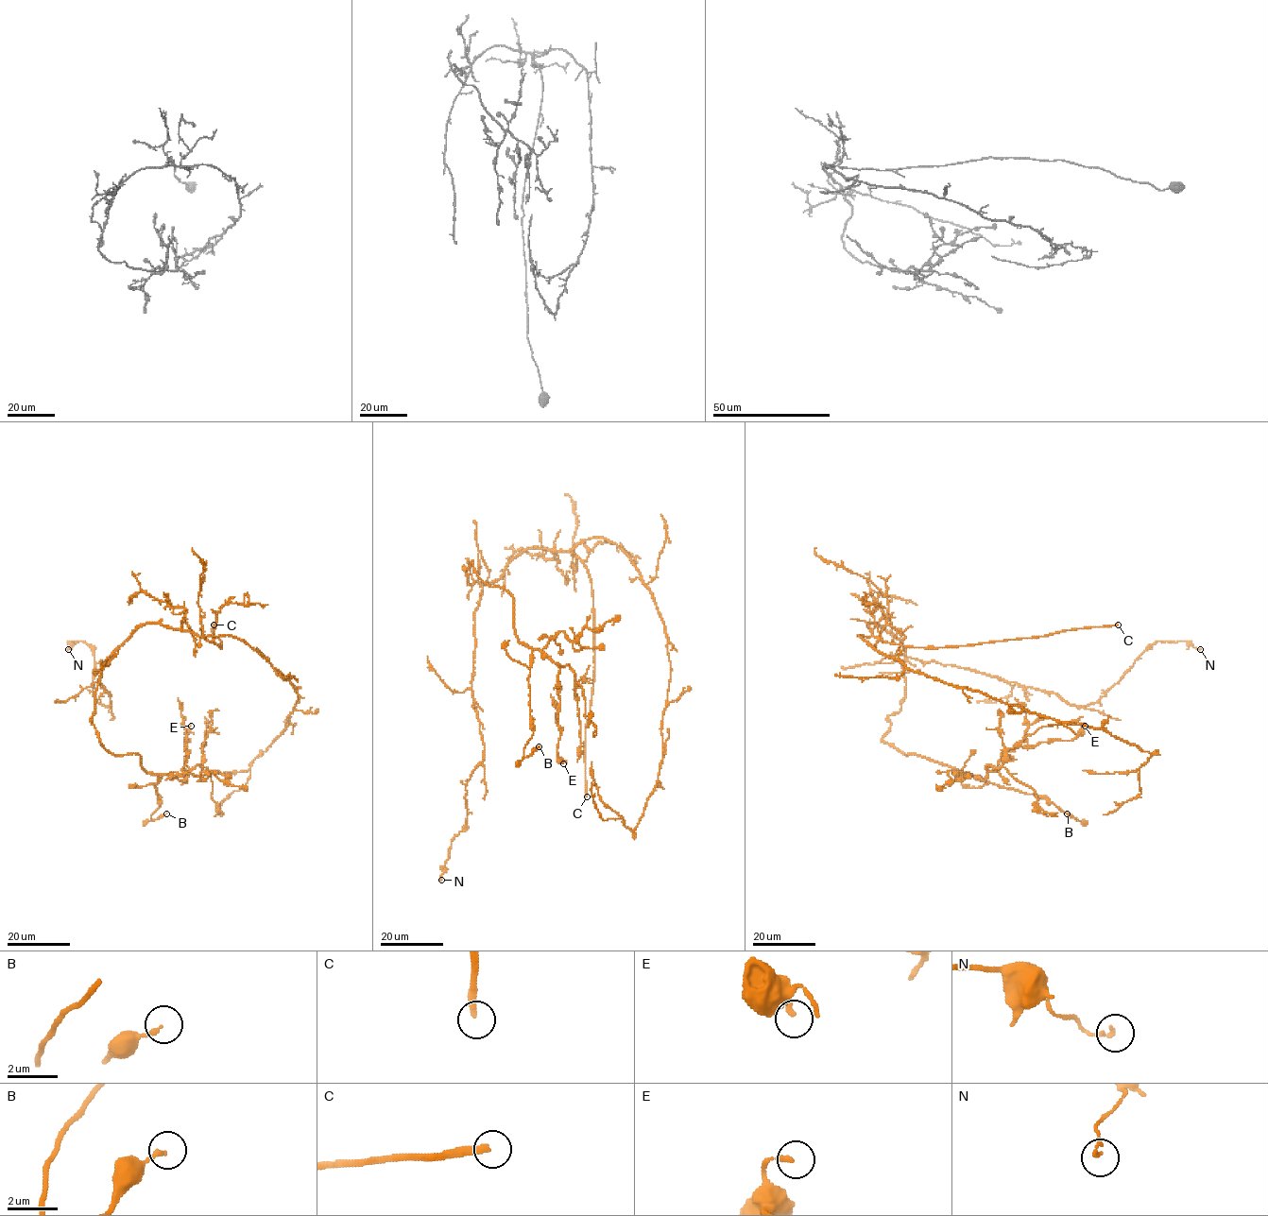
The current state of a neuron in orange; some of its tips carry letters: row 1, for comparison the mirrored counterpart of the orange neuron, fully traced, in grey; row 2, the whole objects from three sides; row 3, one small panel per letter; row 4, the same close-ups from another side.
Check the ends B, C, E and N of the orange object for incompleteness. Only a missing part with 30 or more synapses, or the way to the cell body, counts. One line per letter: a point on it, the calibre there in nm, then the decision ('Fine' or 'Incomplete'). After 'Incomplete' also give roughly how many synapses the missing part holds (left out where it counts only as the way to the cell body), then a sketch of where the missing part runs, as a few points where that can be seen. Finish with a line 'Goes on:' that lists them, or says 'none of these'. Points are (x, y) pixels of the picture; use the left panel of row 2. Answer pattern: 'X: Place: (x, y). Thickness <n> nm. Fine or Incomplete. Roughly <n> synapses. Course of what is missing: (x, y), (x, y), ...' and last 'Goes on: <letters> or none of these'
B: Place: (166, 813). Thickness 160 nm. Fine
C: Place: (214, 625). Thickness 280 nm. Incomplete. Course of what is missing: (214, 625), (228, 636), (231, 662), (234, 666), (233, 674), (224, 685), (221, 699), (213, 707), (210, 705)
E: Place: (191, 726). Thickness 180 nm. Fine
N: Place: (68, 649). Thickness 140 nm. Fine
Goes on: C

